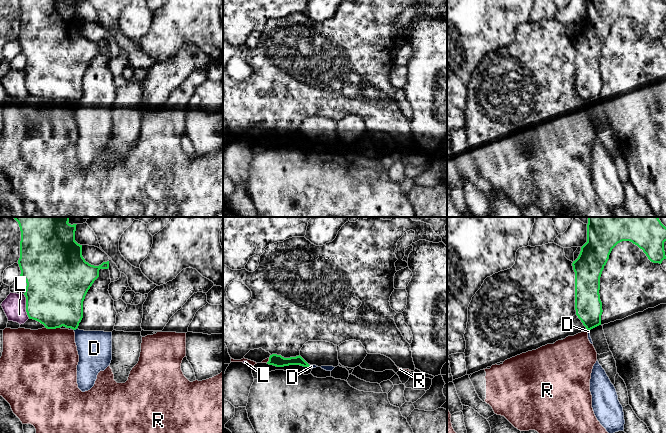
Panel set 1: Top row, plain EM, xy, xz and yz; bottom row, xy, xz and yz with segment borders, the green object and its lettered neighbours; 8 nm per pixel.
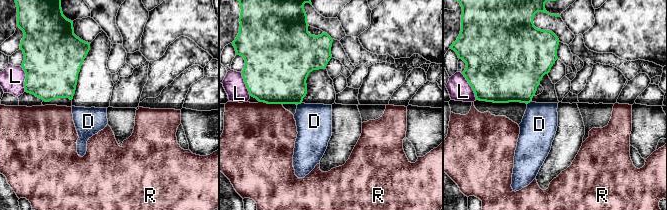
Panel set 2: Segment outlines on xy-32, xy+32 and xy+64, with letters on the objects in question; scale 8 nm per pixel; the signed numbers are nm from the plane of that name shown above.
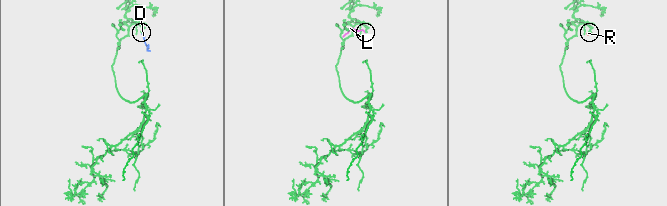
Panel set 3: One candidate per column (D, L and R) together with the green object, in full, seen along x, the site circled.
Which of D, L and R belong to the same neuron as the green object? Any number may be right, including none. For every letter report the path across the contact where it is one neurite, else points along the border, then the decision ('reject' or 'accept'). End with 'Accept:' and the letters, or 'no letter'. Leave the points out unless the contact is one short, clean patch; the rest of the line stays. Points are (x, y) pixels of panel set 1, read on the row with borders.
D: border along xy (76, 328), (74, 330); reject
L: reject
R: border along xy (45, 327), (59, 328); reject
Accept: no letter

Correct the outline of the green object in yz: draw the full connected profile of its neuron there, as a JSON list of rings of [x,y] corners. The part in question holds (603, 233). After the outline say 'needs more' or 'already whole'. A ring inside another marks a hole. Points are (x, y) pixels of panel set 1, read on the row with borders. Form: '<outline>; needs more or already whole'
[[[588,217],[587,242],[572,263],[576,315],[587,330],[601,325],[600,277],[612,249],[622,241],[637,245],[653,263],[666,259],[666,227],[658,217]]]; already whole

